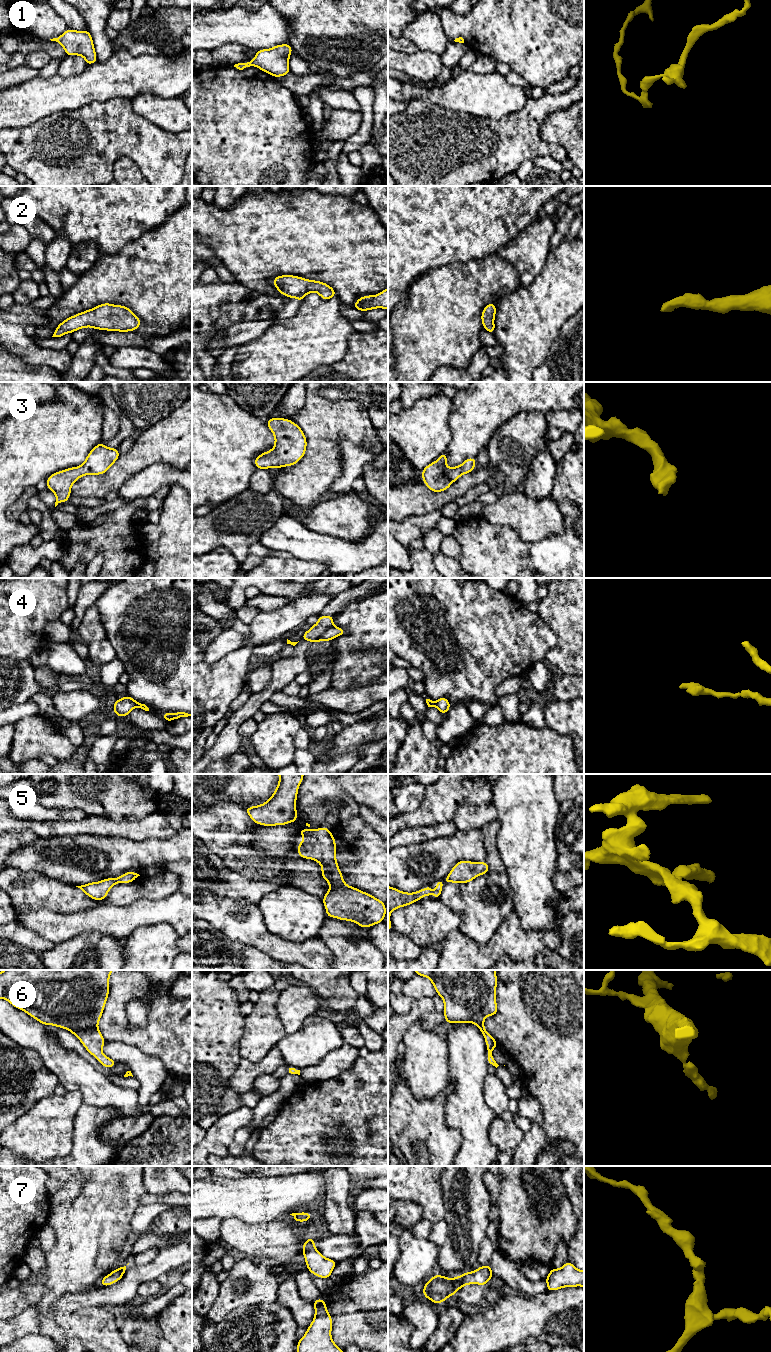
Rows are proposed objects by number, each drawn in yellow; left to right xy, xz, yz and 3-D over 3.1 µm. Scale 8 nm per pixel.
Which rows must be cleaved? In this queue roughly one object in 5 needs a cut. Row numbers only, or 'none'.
4

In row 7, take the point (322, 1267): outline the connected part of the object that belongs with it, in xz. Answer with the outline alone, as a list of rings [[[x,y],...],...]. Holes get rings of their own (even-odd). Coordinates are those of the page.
[[[308,1238],[304,1244],[304,1254],[307,1269],[319,1278],[330,1278],[337,1262],[324,1257],[315,1247],[314,1238]]]

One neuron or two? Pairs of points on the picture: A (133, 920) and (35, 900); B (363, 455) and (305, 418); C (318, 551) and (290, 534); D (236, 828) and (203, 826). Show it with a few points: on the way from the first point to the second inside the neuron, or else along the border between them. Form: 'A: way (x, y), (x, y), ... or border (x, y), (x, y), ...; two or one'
A: border (104, 900), (93, 907), (59, 913); two
B: border (362, 443), (340, 438), (341, 462); two
C: way (311, 546), (297, 540); one
D: way (228, 828), (221, 822), (211, 824); one

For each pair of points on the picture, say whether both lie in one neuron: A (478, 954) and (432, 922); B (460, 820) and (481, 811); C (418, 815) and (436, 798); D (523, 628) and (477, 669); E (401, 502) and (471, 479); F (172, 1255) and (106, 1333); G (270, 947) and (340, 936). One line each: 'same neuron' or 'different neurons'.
A: different neurons
B: same neuron
C: same neuron
D: same neuron
E: same neuron
F: different neurons
G: different neurons

